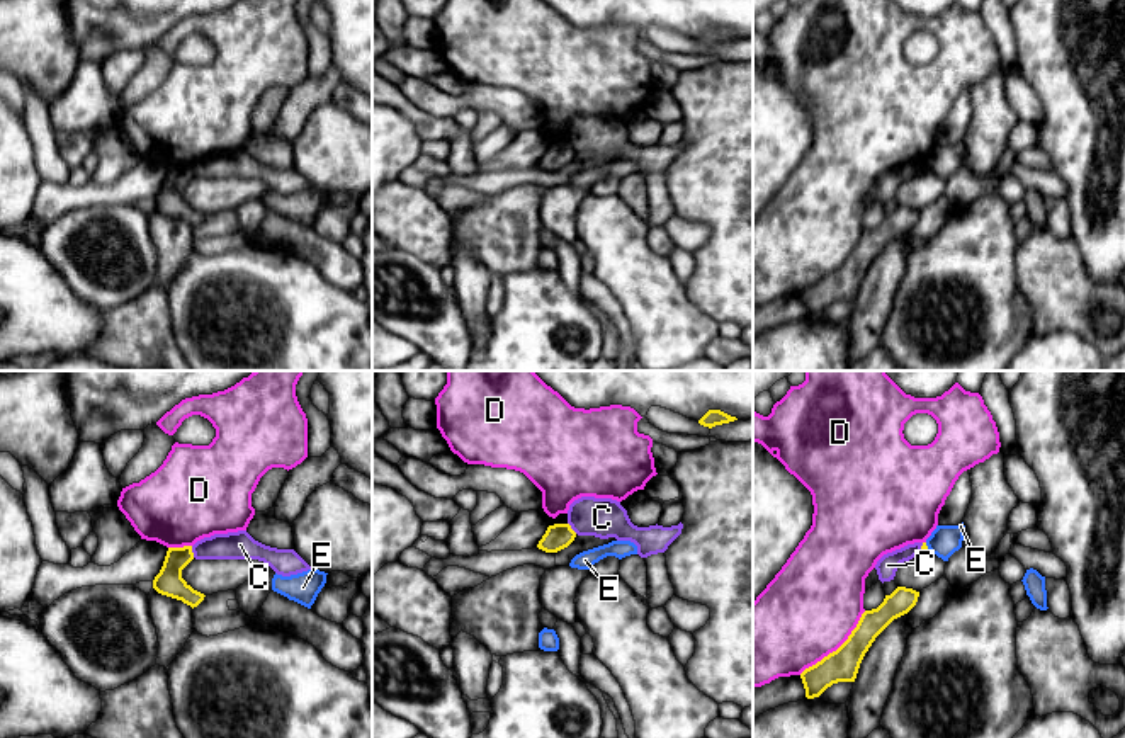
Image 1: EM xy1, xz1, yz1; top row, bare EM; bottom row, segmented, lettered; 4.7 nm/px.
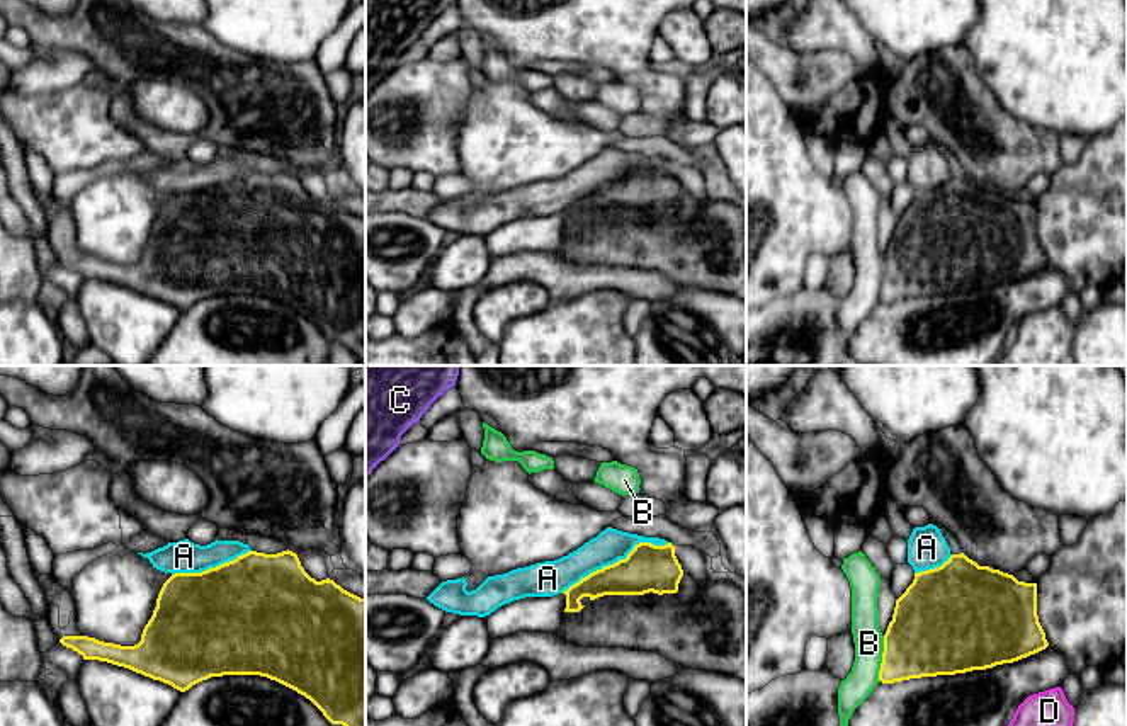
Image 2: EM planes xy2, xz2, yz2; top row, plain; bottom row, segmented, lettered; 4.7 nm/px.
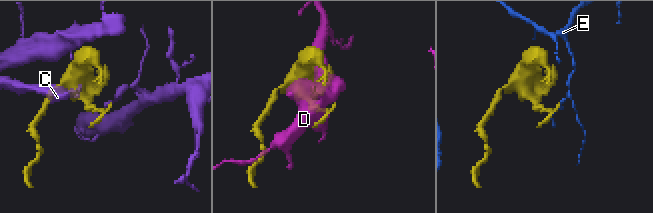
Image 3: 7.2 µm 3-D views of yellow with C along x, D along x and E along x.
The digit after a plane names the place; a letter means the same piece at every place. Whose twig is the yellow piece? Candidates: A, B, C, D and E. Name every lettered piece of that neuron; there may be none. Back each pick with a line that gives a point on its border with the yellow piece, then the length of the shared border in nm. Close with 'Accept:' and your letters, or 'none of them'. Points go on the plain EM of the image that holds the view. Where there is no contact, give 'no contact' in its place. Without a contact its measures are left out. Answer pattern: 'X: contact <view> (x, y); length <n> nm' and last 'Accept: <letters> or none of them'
A: contact xz2 (617, 181); length 550 nm
Accept: A

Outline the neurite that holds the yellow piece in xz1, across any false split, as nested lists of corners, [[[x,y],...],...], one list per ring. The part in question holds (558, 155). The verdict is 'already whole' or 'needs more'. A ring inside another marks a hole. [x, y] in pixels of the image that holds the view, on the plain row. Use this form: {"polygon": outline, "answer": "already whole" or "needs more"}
{"polygon": [[[569,143],[549,145],[537,167],[546,172],[557,172],[568,167],[576,156],[576,151]]], "answer": "already whole"}

